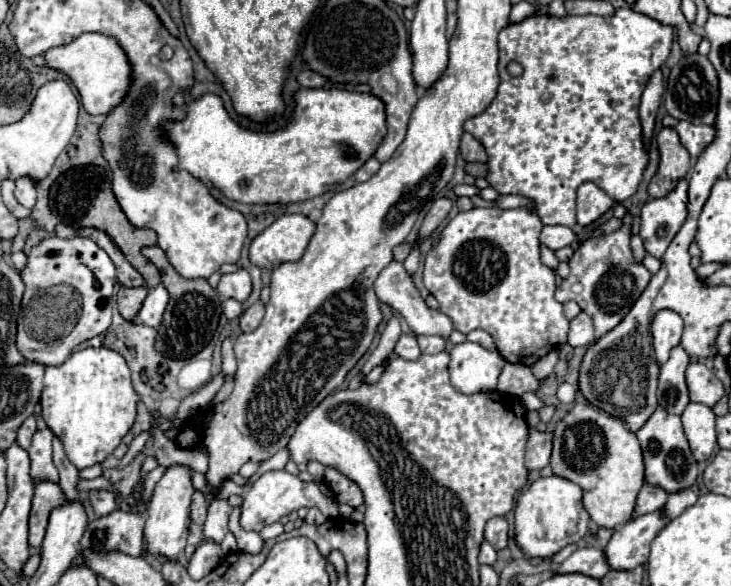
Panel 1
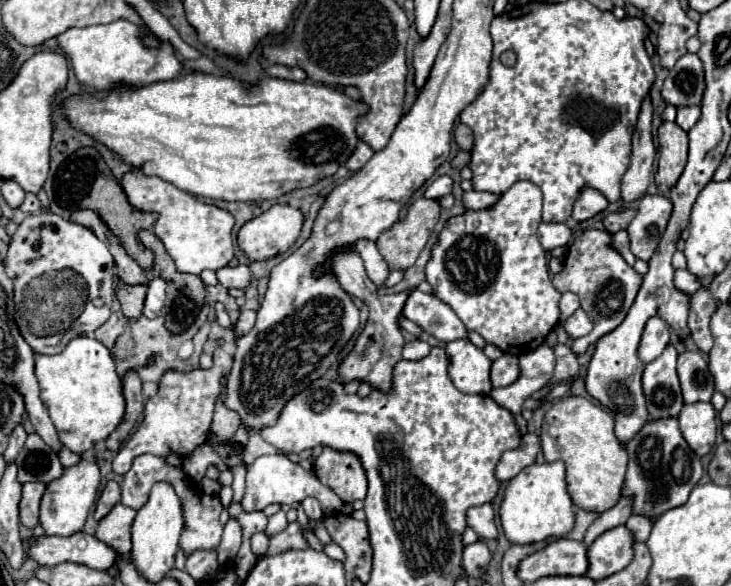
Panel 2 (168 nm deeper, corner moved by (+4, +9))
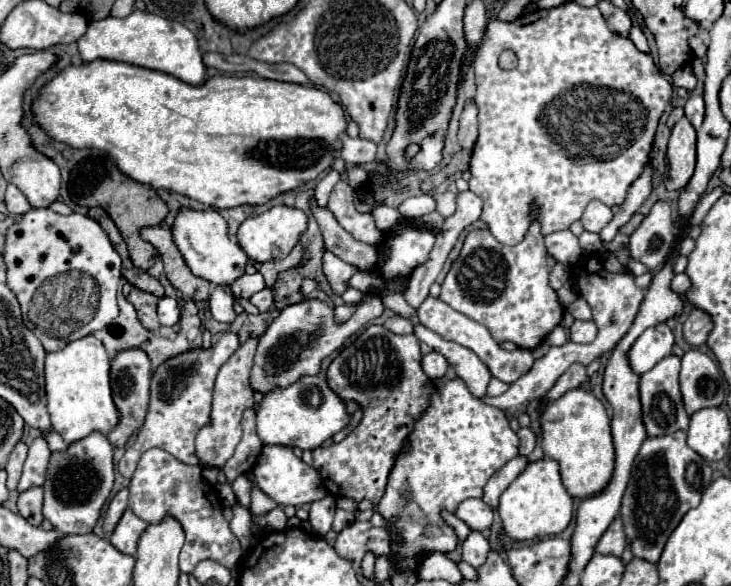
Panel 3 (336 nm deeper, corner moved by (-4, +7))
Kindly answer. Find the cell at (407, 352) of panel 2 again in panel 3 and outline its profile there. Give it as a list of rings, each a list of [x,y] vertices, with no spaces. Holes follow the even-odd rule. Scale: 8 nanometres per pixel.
[[[429,351],[427,355],[423,355],[421,367],[423,367],[423,371],[425,371],[425,375],[429,379],[443,377],[445,371],[447,371],[447,359],[441,353],[437,353],[437,351]]]

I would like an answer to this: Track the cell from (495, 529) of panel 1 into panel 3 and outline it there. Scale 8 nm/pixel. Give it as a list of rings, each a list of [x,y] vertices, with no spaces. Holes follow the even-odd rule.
[[[465,499],[455,515],[463,519],[473,531],[485,531],[493,525],[493,509],[483,499]]]

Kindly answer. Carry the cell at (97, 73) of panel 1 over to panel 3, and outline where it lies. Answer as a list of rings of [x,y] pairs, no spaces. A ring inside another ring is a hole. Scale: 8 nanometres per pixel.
[[[133,11],[129,17],[123,19],[105,17],[99,21],[89,21],[89,27],[85,35],[79,37],[77,45],[83,63],[91,63],[95,59],[123,61],[129,65],[169,73],[189,85],[201,85],[205,81],[207,69],[201,61],[197,37],[181,23],[163,19],[159,15],[151,15],[147,11]]]

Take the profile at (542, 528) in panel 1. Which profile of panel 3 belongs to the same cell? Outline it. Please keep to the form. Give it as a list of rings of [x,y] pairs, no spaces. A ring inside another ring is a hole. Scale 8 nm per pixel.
[[[553,459],[529,463],[527,469],[503,491],[499,499],[499,517],[505,533],[513,541],[533,541],[563,533],[573,519],[573,499],[561,483],[559,463]]]

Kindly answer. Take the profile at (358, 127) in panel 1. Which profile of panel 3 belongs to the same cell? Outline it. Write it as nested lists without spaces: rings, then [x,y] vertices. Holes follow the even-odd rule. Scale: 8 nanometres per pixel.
[[[97,59],[87,65],[71,65],[69,69],[61,71],[41,93],[39,99],[33,103],[33,113],[35,121],[57,141],[65,141],[67,145],[75,149],[83,147],[95,147],[99,151],[109,153],[117,167],[131,179],[151,185],[153,189],[167,189],[167,191],[177,191],[181,195],[187,195],[195,201],[201,201],[203,205],[215,207],[215,209],[231,209],[237,205],[263,205],[275,199],[281,193],[299,189],[307,181],[317,179],[323,171],[333,167],[333,161],[337,153],[343,149],[343,135],[347,131],[347,115],[341,103],[333,101],[331,95],[323,89],[317,89],[313,85],[297,85],[297,83],[285,83],[285,81],[273,81],[273,79],[263,79],[263,77],[225,77],[225,75],[215,75],[205,79],[203,85],[189,85],[179,81],[173,75],[161,73],[161,71],[151,71],[143,67],[135,67],[129,63],[119,63],[119,61],[105,61]]]

